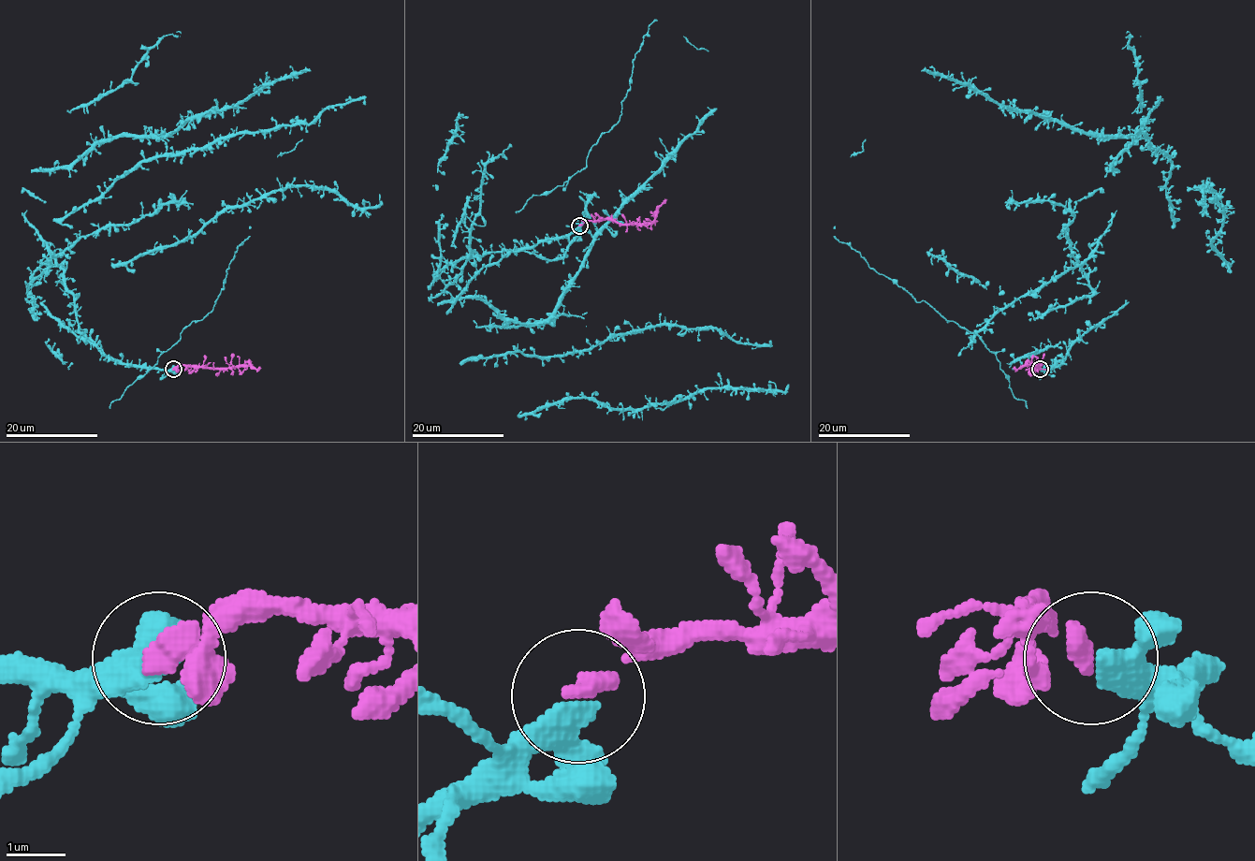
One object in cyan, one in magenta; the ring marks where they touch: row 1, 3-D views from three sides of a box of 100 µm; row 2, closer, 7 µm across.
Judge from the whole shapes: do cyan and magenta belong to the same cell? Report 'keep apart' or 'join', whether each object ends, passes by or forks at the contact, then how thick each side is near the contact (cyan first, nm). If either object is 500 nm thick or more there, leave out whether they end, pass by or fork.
join; cyan passes by; magenta ends; calibres 400 and 400 nm

